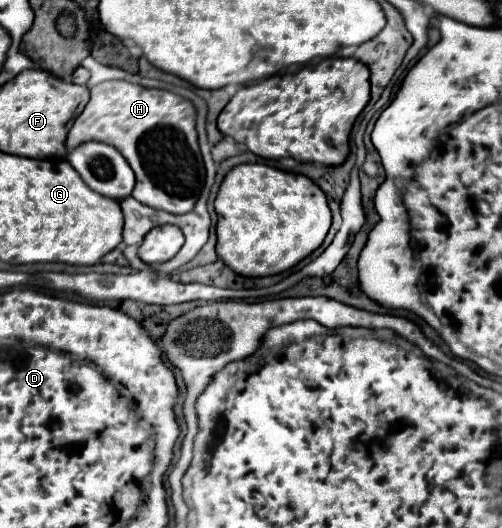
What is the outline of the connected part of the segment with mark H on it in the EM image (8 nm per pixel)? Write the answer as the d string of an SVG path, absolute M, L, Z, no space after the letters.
M109 80L91 88L91 100L67 136L67 150L85 142L103 142L117 148L137 174L139 202L171 214L187 214L195 208L205 182L195 116L195 106L173 92Z

